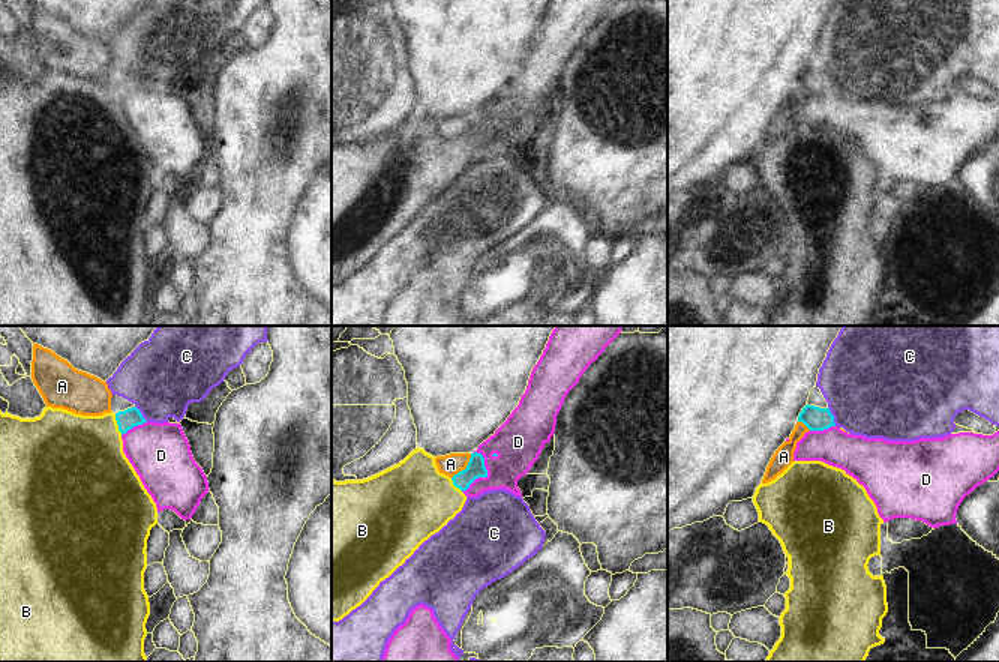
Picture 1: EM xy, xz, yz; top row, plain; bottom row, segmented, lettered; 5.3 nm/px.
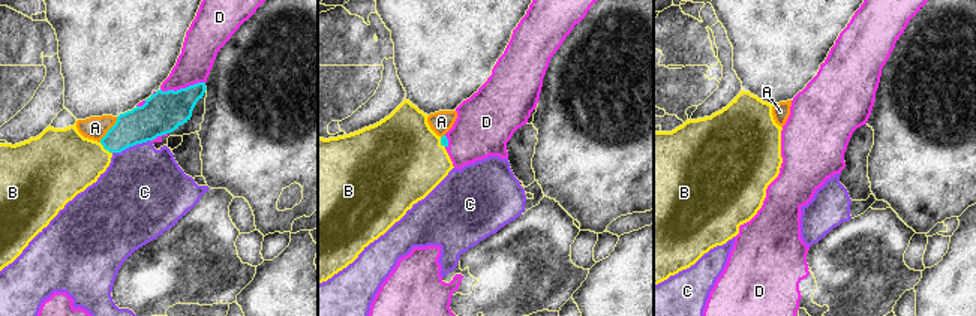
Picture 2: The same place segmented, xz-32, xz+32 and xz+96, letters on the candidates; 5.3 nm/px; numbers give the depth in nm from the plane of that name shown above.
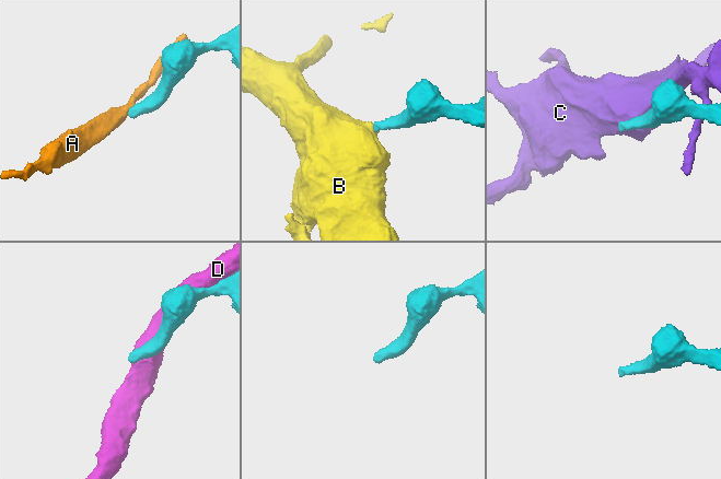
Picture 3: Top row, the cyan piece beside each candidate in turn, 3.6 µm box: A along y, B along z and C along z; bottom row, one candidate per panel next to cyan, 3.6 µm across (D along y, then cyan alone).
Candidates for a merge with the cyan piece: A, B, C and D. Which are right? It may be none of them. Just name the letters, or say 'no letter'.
B

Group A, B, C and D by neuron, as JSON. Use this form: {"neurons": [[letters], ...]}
{"neurons": [["A"], ["B"], ["C"], ["D"]]}

